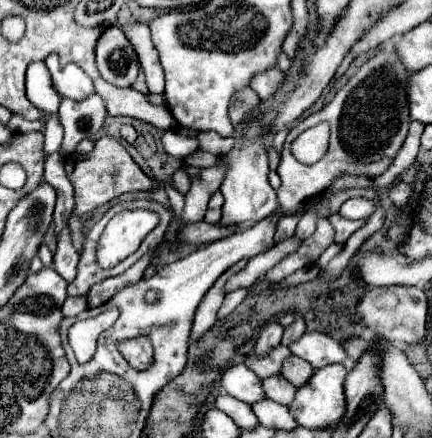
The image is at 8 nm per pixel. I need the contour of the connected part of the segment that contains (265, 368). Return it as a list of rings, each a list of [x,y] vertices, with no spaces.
[[[276,346],[266,358],[262,358],[262,362],[254,362],[254,356],[250,354],[246,360],[246,366],[250,366],[258,374],[260,380],[264,380],[270,376],[280,376],[282,364],[288,356],[292,356],[292,352],[286,346]]]

